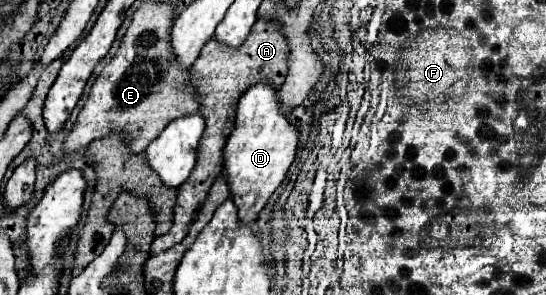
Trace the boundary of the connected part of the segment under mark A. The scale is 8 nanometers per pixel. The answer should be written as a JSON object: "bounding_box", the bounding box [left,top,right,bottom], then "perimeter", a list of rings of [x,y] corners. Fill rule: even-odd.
{"bounding_box":[152,19,290,253],"perimeter":[[[258,19],[250,35],[240,47],[228,47],[220,43],[216,37],[212,37],[202,47],[202,53],[194,61],[190,75],[192,75],[192,83],[198,87],[198,97],[202,103],[200,113],[206,119],[206,131],[204,131],[204,137],[200,139],[196,169],[192,169],[192,177],[188,177],[188,181],[184,181],[184,185],[180,185],[178,189],[178,201],[174,205],[174,225],[166,235],[154,237],[152,253],[160,253],[162,249],[172,247],[186,237],[190,225],[198,215],[198,209],[206,201],[206,195],[214,179],[224,169],[224,145],[234,129],[236,105],[240,95],[250,85],[264,81],[264,77],[270,77],[270,81],[276,87],[280,87],[288,73],[288,55],[290,55],[290,43],[286,35],[280,31],[280,27],[274,21],[268,21],[268,19]]]}

